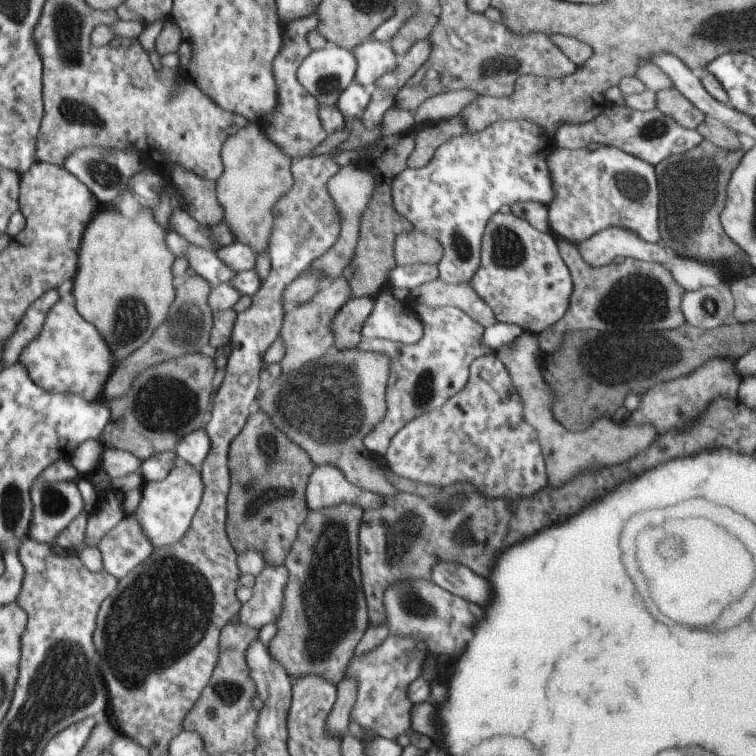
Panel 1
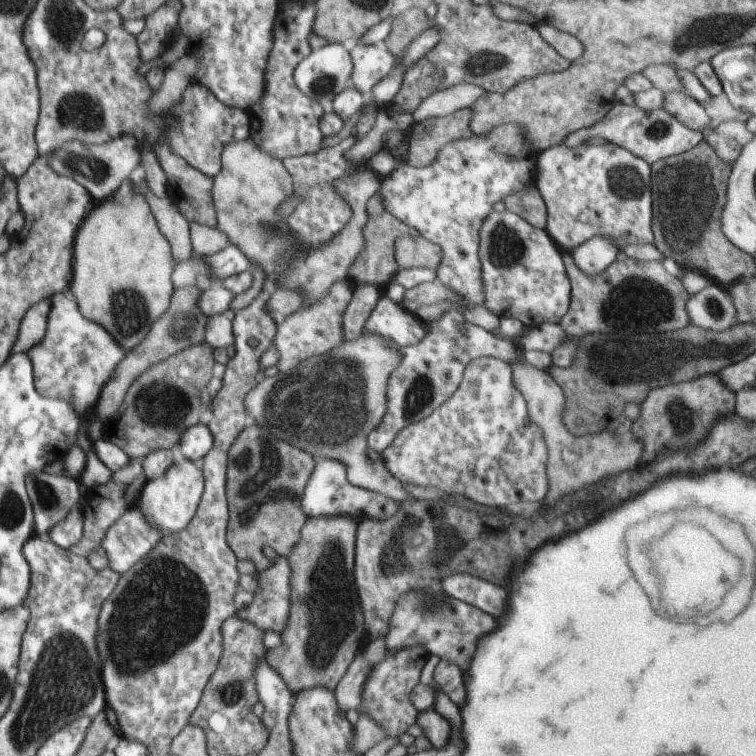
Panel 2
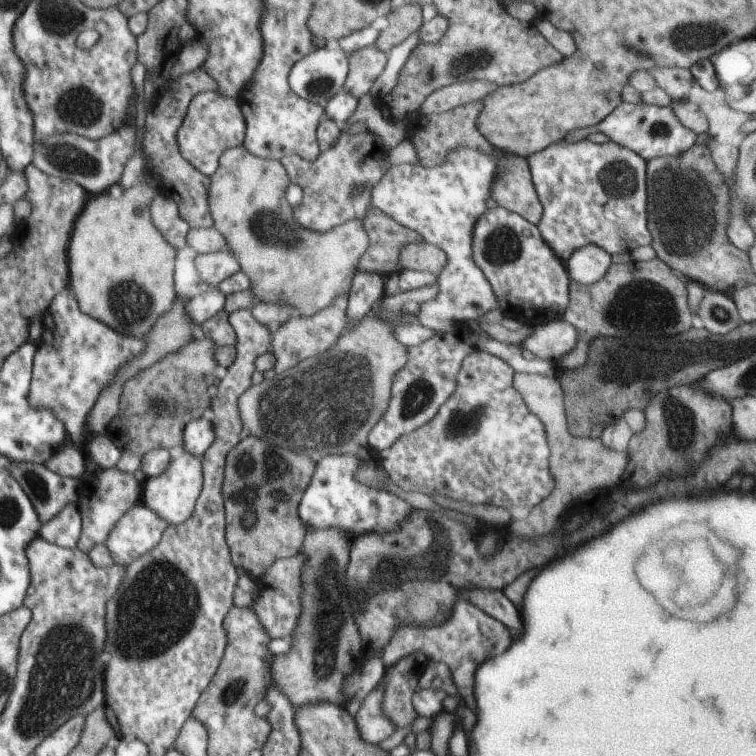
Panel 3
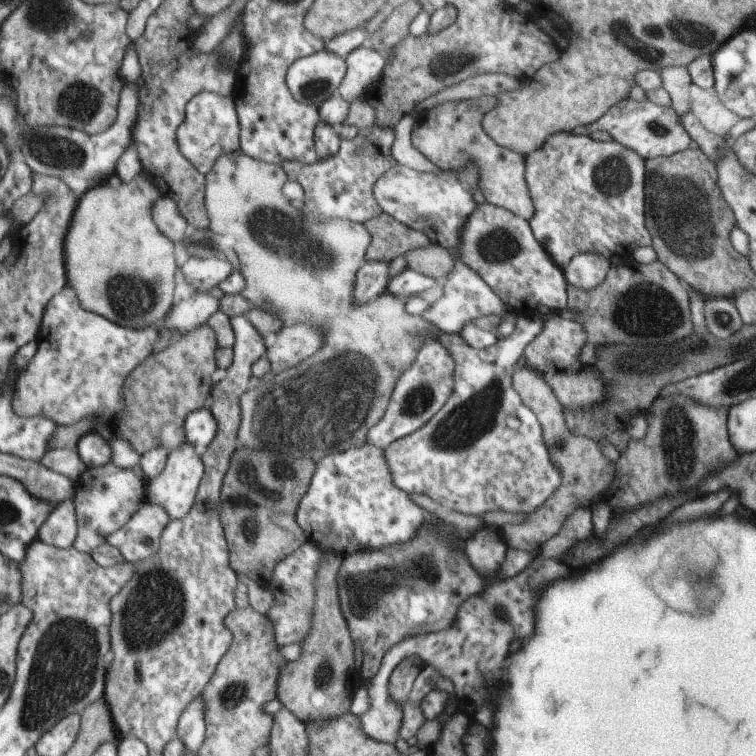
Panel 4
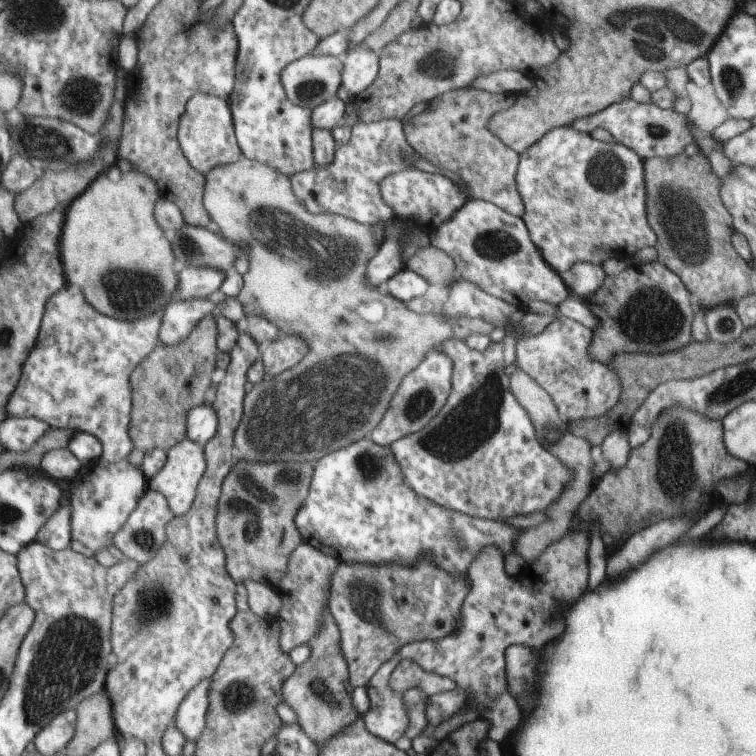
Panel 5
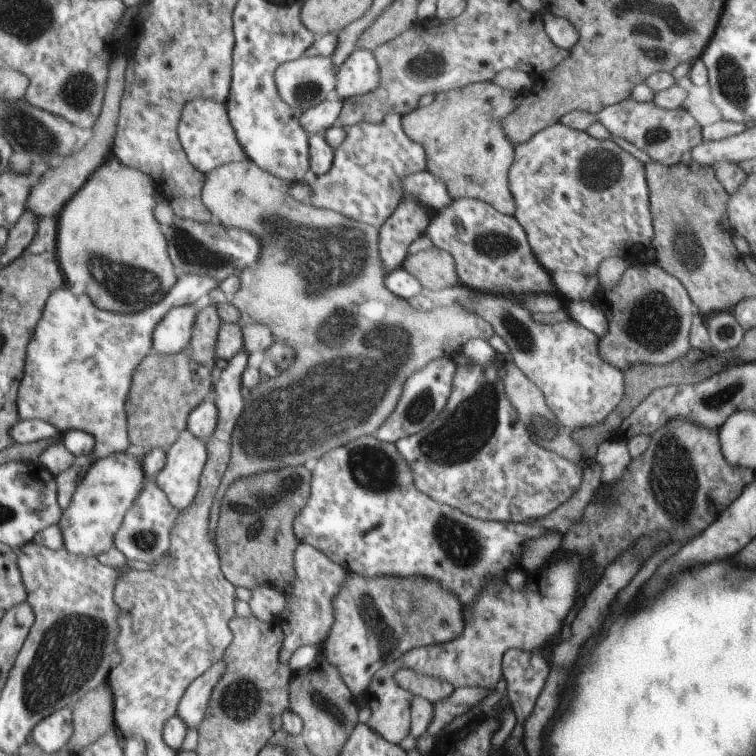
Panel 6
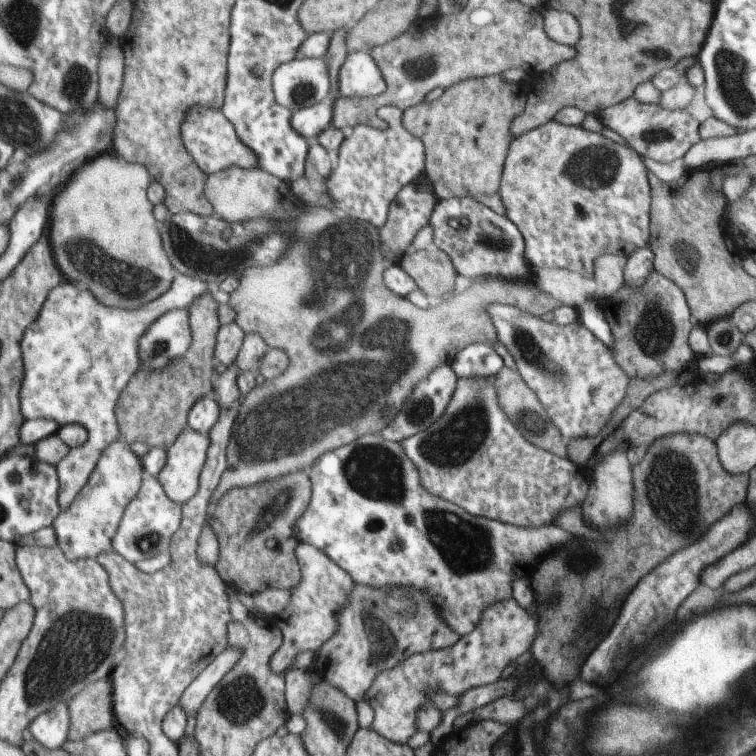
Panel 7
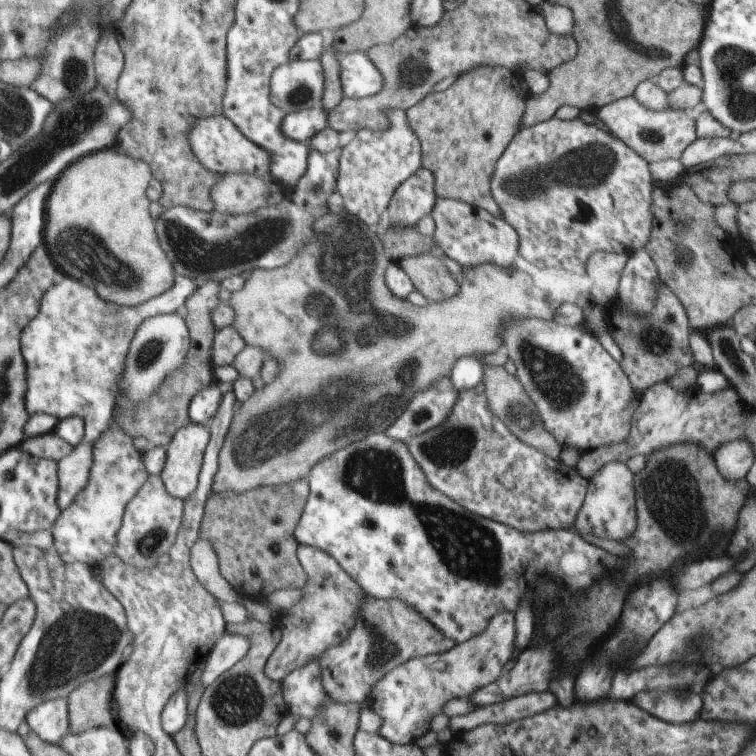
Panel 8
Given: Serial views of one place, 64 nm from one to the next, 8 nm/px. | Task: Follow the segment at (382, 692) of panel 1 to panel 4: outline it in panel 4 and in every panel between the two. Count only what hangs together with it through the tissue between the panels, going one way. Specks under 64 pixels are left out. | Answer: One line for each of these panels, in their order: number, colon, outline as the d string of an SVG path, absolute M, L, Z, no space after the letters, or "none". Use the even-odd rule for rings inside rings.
2: M407 646L399 650L387 650L385 658L379 664L371 666L371 672L367 674L367 680L363 684L361 702L355 708L355 712L363 718L371 718L377 726L385 730L385 738L399 738L407 732L409 726L415 724L417 710L411 702L411 690L419 684L419 674L423 664L427 662L427 650L425 646Z
3: M419 652L399 658L389 670L385 670L375 692L383 690L383 714L393 722L395 730L403 730L419 716L413 708L413 694L419 688L419 676L425 670L425 660Z
4: M411 656L407 660L403 660L391 674L389 678L389 698L395 706L399 706L403 710L405 700L409 698L409 692L413 688L415 678L421 674L423 670L423 662L419 660L419 656Z

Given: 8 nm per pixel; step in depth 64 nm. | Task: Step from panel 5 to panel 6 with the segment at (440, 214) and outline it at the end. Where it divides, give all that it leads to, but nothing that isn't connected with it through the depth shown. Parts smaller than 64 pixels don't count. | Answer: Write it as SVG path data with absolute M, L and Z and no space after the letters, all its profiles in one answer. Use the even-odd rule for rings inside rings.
M427 170L401 178L399 196L401 196L399 204L403 204L405 198L421 204L429 216L429 222L433 220L433 216L443 212L447 206L455 204L455 198L451 196L451 190L447 188L447 184L439 176Z

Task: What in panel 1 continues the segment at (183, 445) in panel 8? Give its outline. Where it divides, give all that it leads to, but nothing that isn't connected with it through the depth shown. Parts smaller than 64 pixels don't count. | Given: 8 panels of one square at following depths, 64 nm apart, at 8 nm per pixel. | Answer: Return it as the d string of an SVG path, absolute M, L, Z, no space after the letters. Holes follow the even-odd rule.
M179 460L175 470L171 472L171 476L167 480L145 482L141 486L141 496L143 496L143 500L141 500L135 516L139 518L145 534L153 542L155 550L161 550L161 548L167 548L171 544L183 542L187 532L191 532L191 526L195 522L195 512L201 504L203 484L199 480L199 472L195 470L195 466Z

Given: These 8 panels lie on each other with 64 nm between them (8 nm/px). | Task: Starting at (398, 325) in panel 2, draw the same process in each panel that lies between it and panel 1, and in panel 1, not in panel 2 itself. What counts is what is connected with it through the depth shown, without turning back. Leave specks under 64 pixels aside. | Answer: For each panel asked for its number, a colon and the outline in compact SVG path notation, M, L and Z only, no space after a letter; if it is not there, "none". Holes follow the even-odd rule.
1: M383 290L373 296L373 308L363 322L361 336L367 342L393 340L395 344L415 346L423 338L423 326L411 302L395 300L391 292Z

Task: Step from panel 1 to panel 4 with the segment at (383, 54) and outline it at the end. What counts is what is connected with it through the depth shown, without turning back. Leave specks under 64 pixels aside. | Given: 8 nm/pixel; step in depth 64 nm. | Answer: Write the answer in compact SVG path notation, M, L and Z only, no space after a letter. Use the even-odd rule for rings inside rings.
M361 46L345 56L347 74L339 86L339 96L353 102L359 96L367 96L369 88L377 84L385 68L385 56L369 46Z

